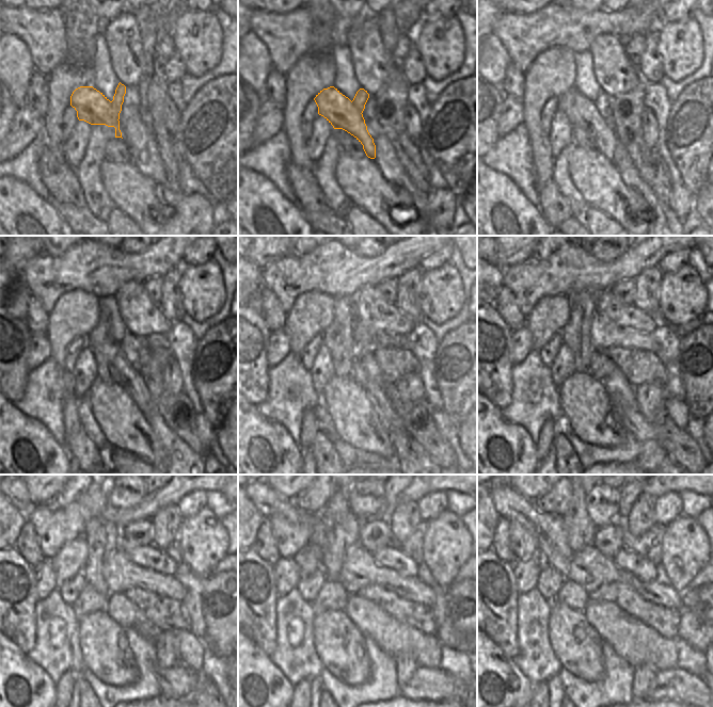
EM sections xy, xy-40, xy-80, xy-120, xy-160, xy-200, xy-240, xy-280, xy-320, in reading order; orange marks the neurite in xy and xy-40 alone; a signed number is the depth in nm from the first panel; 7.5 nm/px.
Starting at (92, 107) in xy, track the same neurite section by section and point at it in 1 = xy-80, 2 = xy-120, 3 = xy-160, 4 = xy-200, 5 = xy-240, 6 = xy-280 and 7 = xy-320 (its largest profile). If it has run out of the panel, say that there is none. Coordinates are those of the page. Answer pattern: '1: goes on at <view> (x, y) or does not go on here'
1: goes on at xy-80 (595, 117)
2: goes on at xy-120 (125, 354)
3: goes on at xy-160 (366, 371)
4: goes on at xy-200 (616, 385)
5: goes on at xy-240 (177, 683)
6: goes on at xy-280 (425, 684)
7: goes on at xy-320 (672, 684)

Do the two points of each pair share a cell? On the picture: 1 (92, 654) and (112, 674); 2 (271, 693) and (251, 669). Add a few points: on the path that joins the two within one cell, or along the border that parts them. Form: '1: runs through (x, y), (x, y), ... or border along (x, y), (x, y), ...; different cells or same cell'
1: runs through (98, 656), (110, 668); same cell
2: runs through (265, 687), (254, 675); same cell

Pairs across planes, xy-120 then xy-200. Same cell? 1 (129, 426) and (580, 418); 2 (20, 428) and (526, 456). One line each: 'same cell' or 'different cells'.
1: same cell
2: same cell

